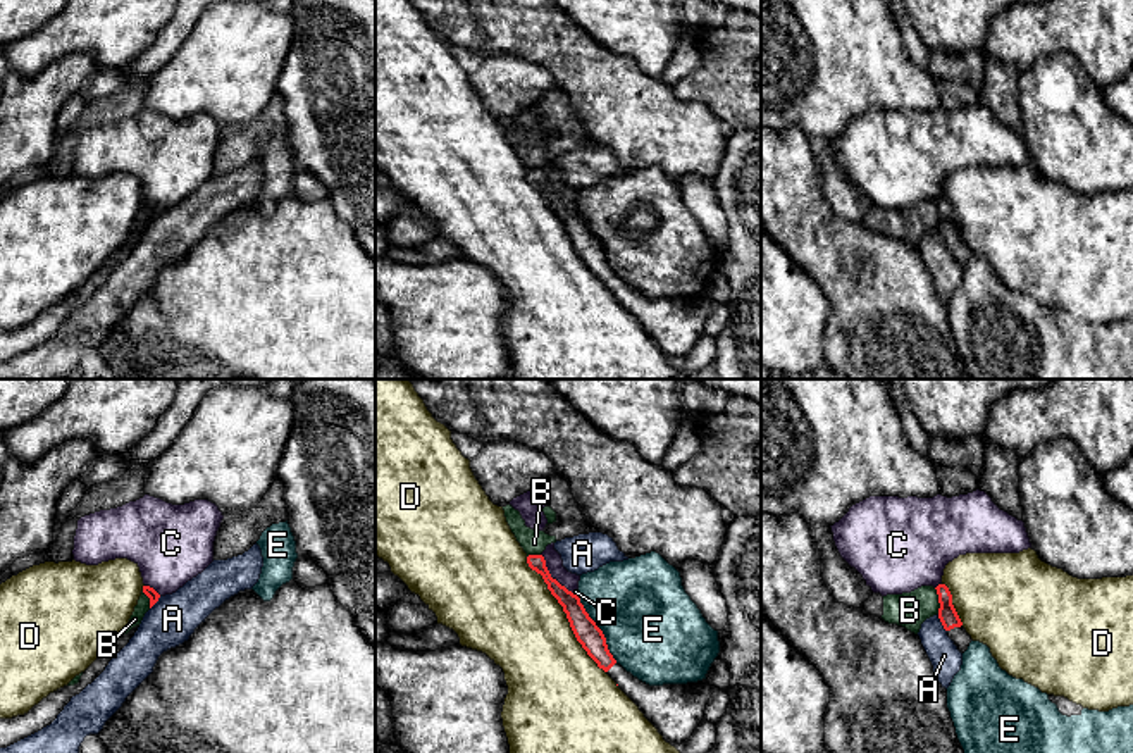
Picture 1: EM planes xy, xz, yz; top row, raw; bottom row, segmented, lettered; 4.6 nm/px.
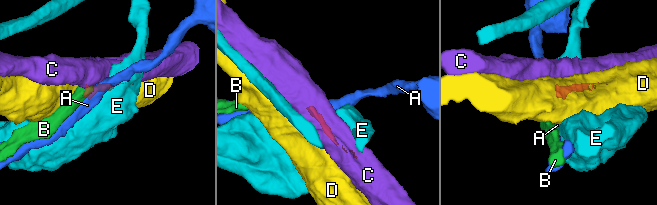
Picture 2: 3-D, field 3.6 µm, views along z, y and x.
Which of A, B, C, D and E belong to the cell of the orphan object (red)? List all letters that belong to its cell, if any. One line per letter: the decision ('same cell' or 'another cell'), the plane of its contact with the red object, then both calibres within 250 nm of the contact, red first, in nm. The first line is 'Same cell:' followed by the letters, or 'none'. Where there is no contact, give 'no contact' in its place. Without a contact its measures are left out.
Same cell: none
A: another cell | yz | 90/140 nm
B: another cell | yz | 90/160 nm
C: another cell | xz | 100/80 nm
D: another cell | xz | 120/420 nm
E: another cell | xz | 120/460 nm

